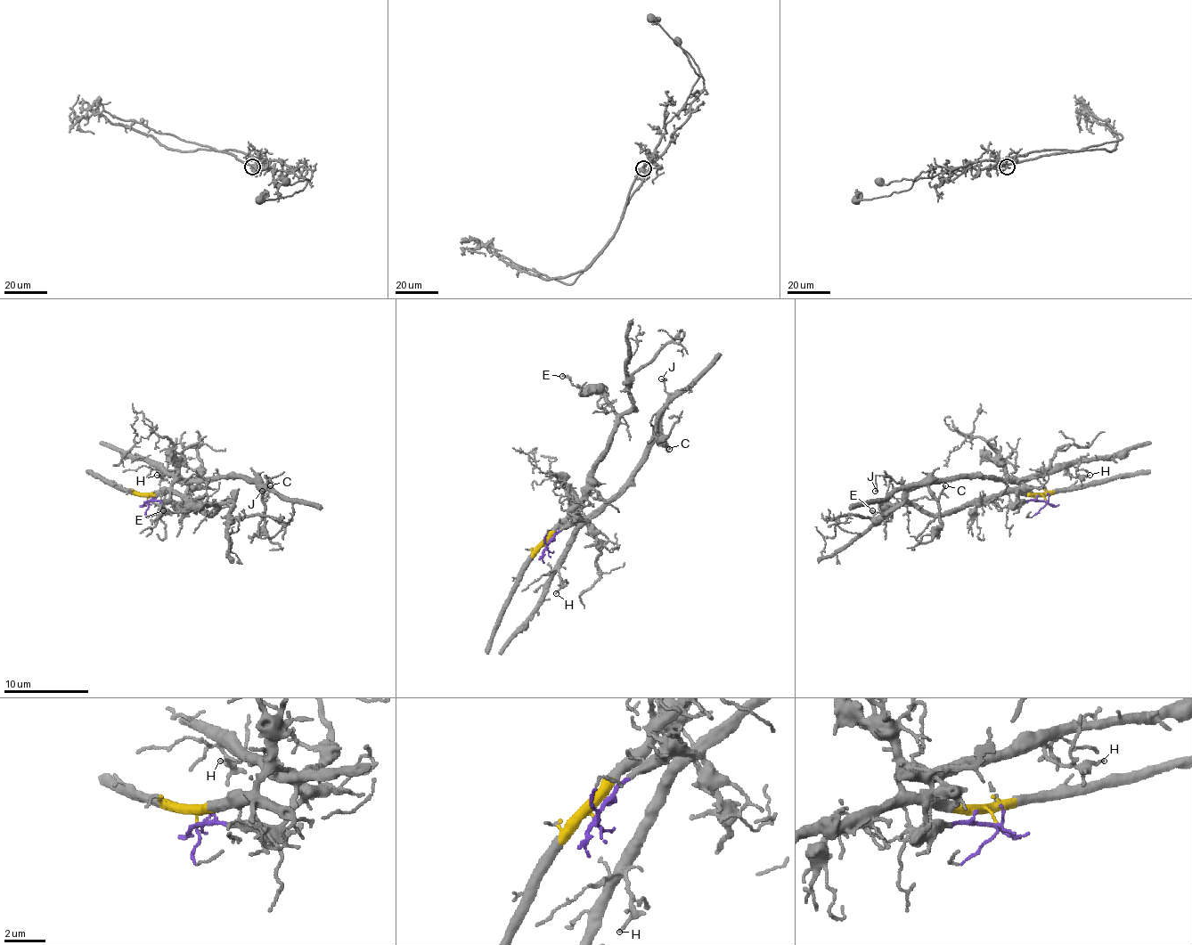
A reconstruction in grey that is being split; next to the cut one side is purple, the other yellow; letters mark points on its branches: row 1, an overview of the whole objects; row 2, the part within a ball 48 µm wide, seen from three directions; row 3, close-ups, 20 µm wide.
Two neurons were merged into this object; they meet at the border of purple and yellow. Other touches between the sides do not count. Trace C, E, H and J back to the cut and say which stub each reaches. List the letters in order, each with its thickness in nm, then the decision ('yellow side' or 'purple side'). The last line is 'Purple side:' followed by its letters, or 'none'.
C: 100 nm thick; purple side
E: 150 nm thick; yellow side
H: 140 nm thick; purple side
J: 120 nm thick; purple side
Purple side: C, H, J

